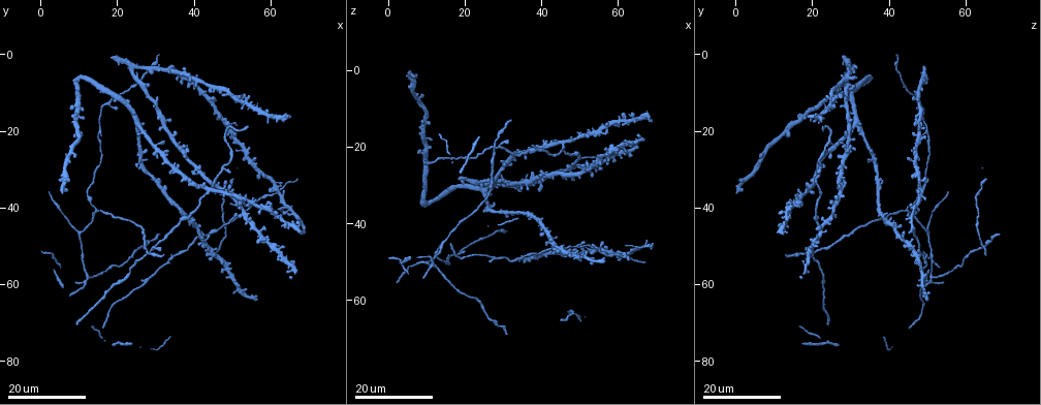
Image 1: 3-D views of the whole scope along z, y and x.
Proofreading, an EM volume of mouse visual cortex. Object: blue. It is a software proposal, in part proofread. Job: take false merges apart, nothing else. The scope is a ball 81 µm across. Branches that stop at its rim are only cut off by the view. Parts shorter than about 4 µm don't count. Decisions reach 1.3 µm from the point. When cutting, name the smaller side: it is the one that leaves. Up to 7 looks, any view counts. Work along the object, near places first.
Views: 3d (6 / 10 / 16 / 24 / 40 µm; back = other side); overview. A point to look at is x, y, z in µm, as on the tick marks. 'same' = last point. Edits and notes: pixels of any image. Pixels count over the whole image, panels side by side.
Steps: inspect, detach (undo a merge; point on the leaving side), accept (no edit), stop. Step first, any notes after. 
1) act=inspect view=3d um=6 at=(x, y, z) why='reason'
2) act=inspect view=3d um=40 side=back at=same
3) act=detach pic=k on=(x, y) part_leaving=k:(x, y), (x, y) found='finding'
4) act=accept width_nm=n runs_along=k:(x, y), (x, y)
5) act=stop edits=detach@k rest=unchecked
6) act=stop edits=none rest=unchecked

act=inspect view=3d um=16 at=(27.0, 59.5, 49.0) why='two arms in line, one across'

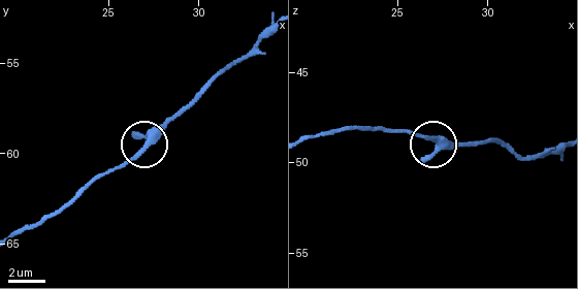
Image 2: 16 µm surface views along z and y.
act=inspect view=3d um=6 at=(26.9, 59.9, 48.8)

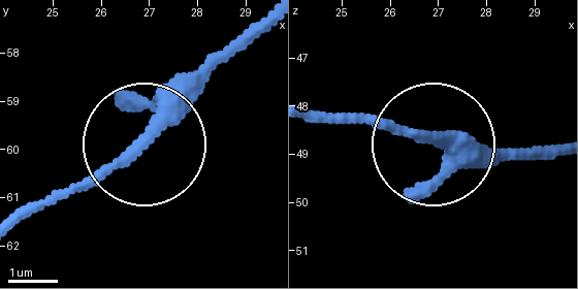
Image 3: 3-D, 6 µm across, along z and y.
act=accept runs_along=3:(260, 27), (150, 138), (18, 220) found='one cell here'

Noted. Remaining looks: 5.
act=inspect view=3d um=16 at=(12.0, 58.0, 51.5) why='three arms meet'

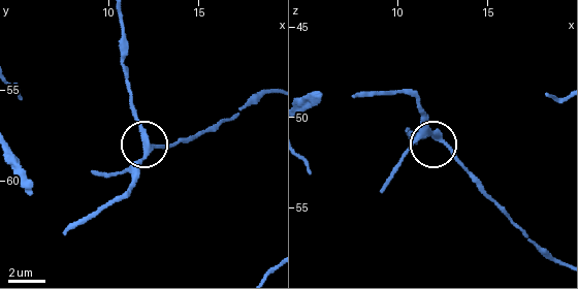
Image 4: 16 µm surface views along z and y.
act=inspect view=3d um=10 at=(12.4, 58.2, 51.3)

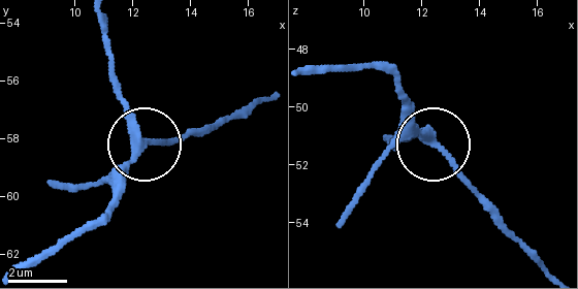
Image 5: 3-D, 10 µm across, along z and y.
act=accept width_nm=270 runs_along=5:(389, 134), (428, 136), (398, 92) found='all the same cell'

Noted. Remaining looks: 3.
act=inspect view=3d um=24 at=(15.0, 40.0, 44.0)

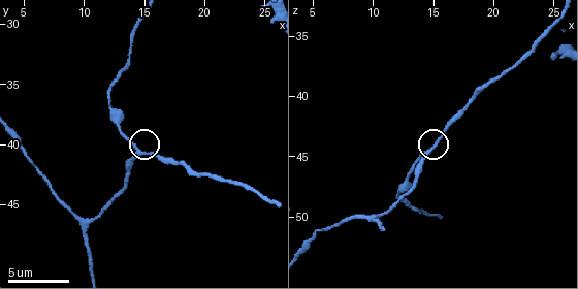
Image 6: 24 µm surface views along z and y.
act=inspect view=3d um=10 at=(14.2, 40.2, 44.8)

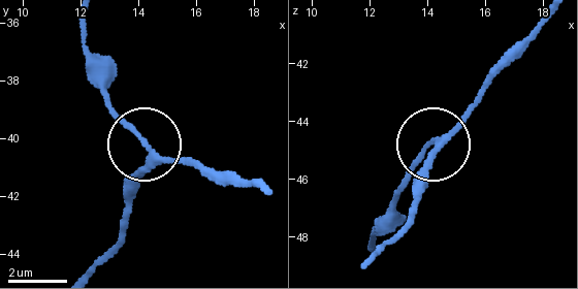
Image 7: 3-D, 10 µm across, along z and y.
act=accept width_nm=180 runs_along=7:(267, 185), (226, 185), (196, 165), (166, 160), (102, 91) found='continuous, no second cell'

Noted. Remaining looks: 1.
act=stop edits=none rest=unchecked

